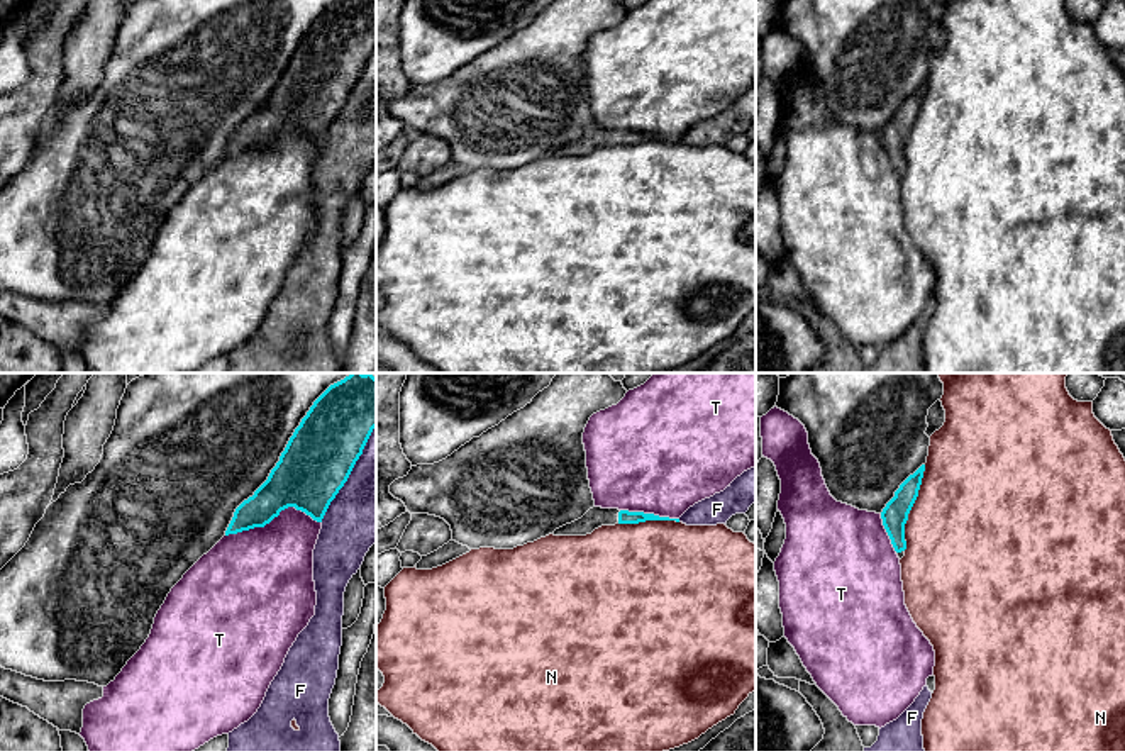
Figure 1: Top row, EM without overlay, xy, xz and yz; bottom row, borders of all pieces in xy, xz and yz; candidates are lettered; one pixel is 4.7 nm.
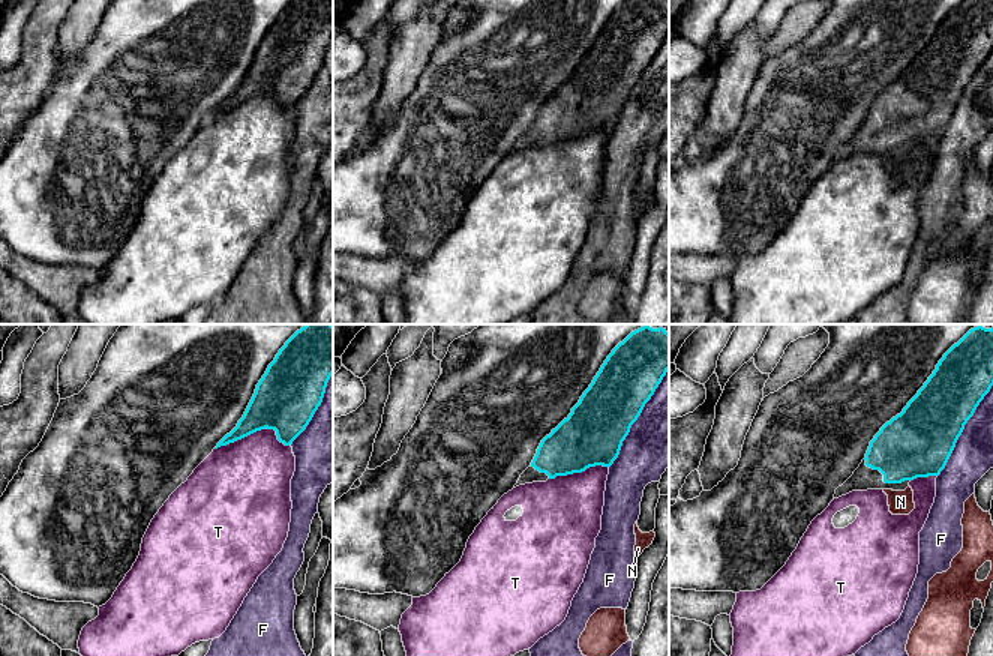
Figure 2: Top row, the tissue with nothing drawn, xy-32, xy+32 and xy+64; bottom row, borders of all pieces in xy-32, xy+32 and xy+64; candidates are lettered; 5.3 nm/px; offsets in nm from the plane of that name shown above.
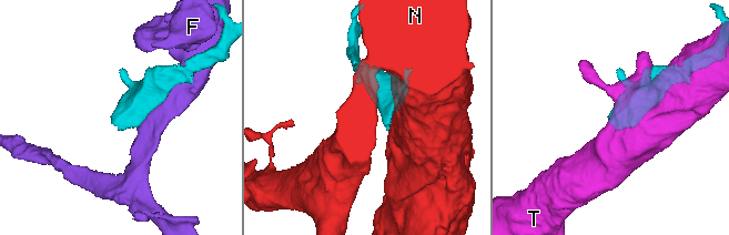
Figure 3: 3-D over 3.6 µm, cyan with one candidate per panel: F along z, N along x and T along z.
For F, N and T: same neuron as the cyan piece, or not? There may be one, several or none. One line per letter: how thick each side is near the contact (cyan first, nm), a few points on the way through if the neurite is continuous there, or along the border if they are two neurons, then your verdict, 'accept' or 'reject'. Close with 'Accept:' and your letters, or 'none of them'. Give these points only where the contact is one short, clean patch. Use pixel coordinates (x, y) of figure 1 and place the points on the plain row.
F: 320/360 nm | reject
N: 120/500 nm | reject
T: 320/420 nm | reject
Accept: none of them

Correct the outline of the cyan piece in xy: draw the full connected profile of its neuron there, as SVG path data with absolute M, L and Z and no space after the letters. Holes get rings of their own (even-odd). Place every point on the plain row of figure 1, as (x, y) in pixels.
M341 0L330 5L295 49L268 100L236 129L225 156L264 147L288 127L295 127L322 142L374 47L376 0Z

